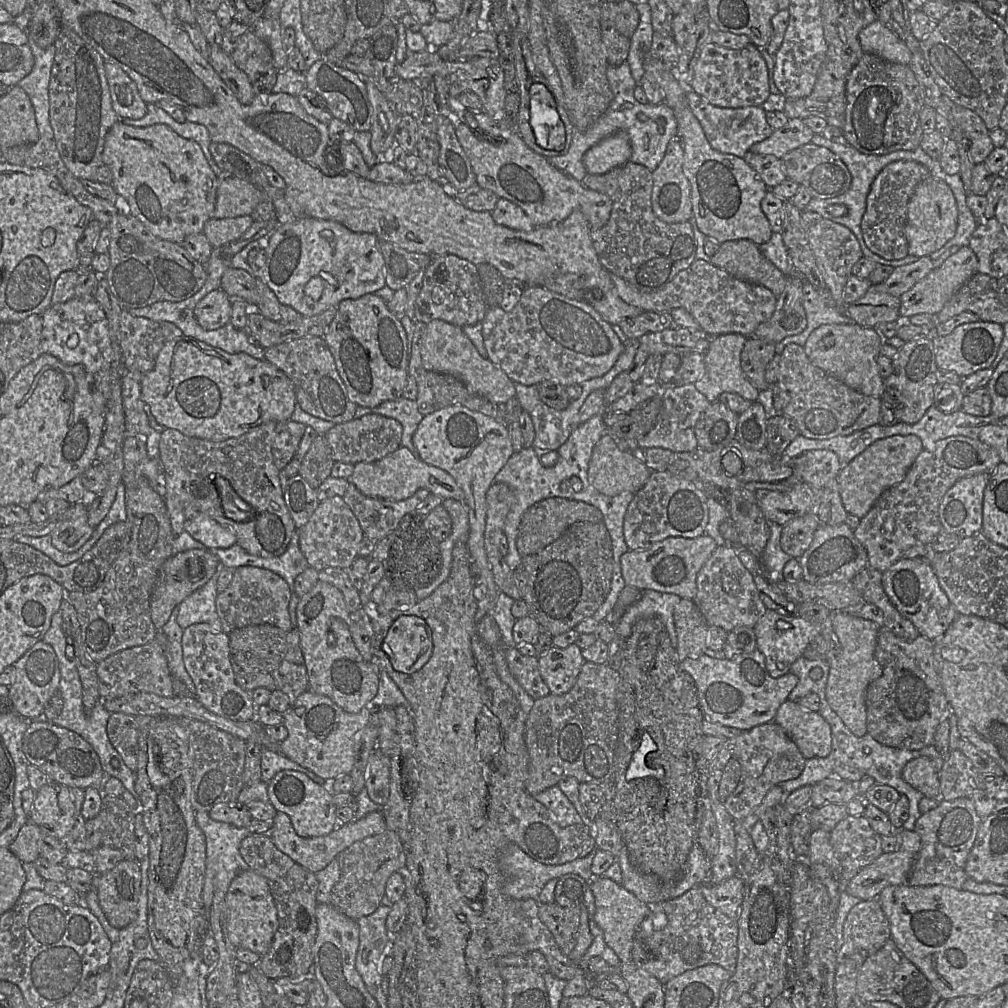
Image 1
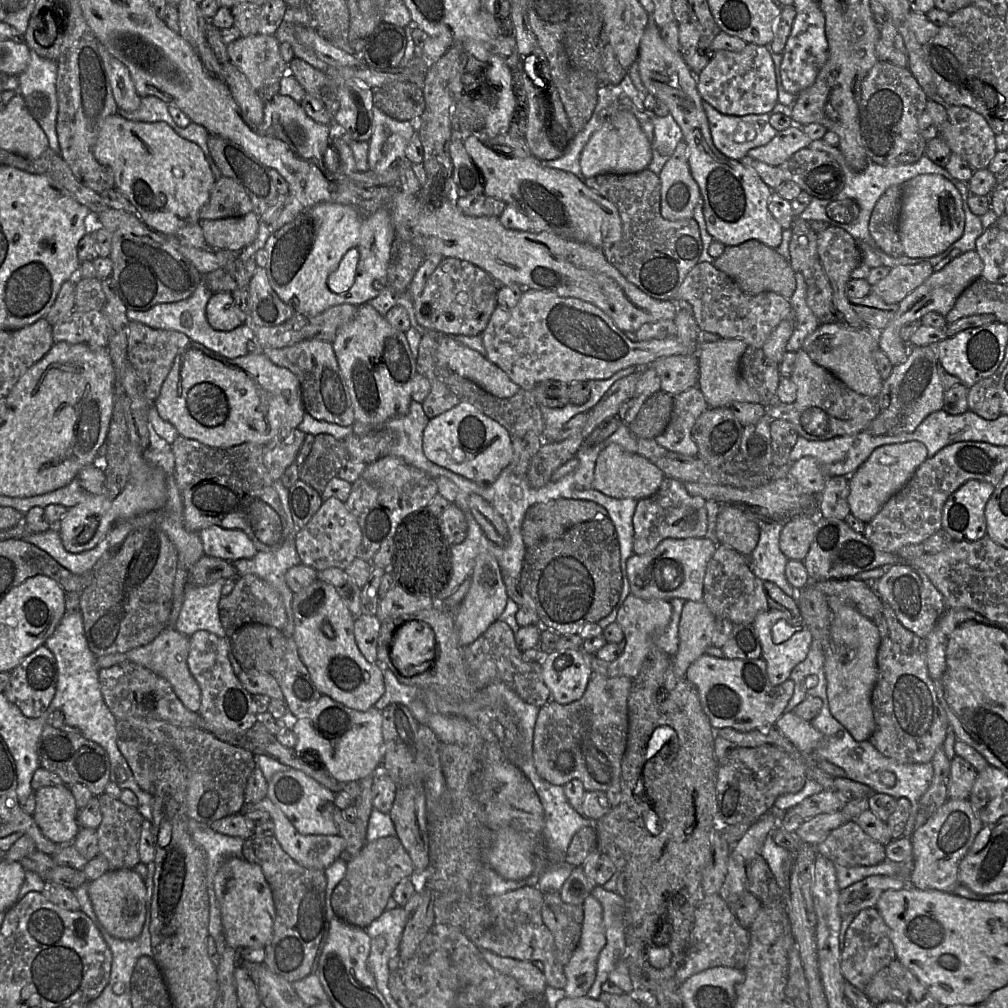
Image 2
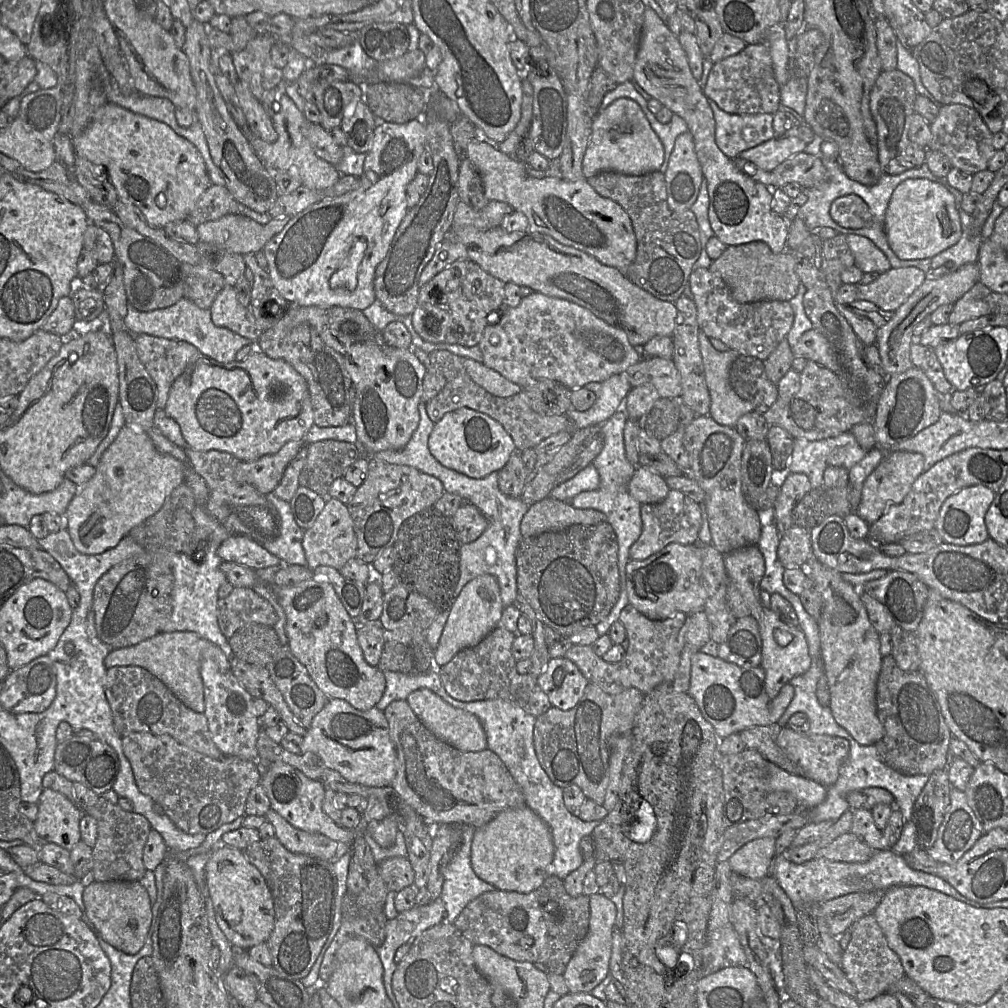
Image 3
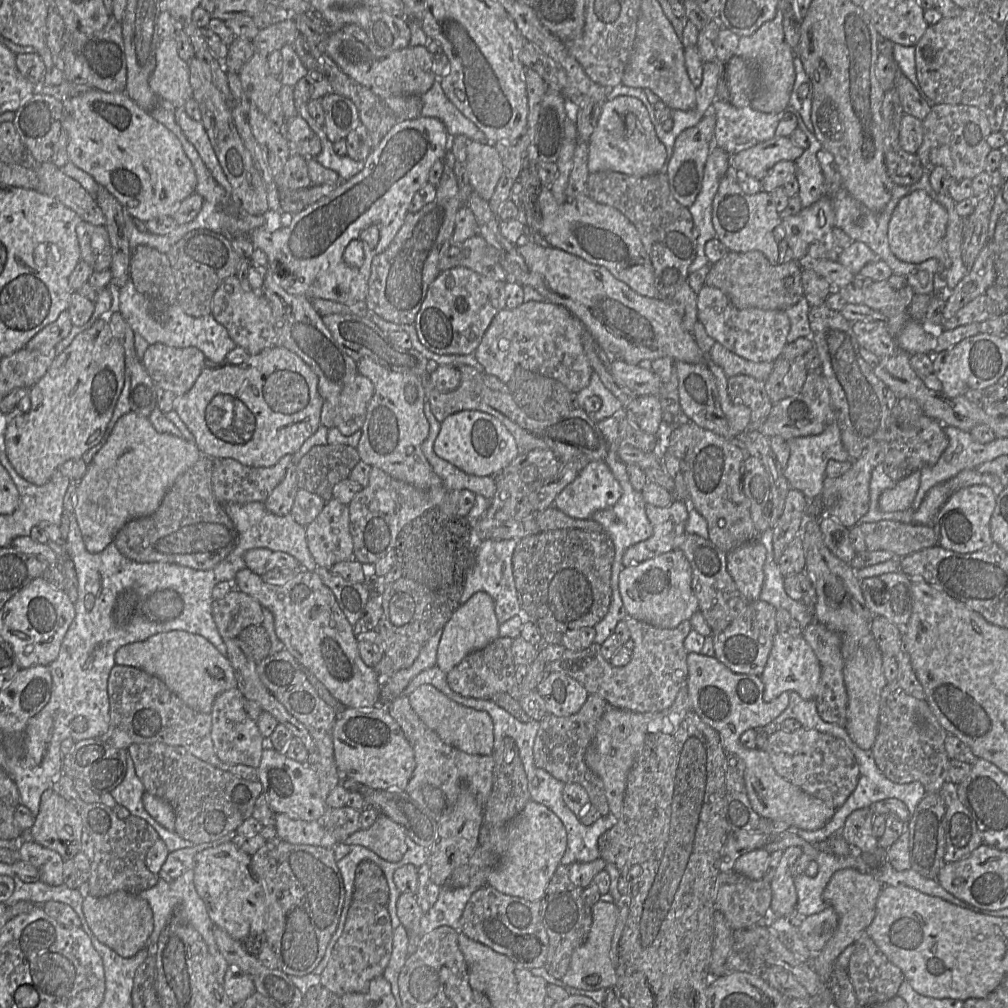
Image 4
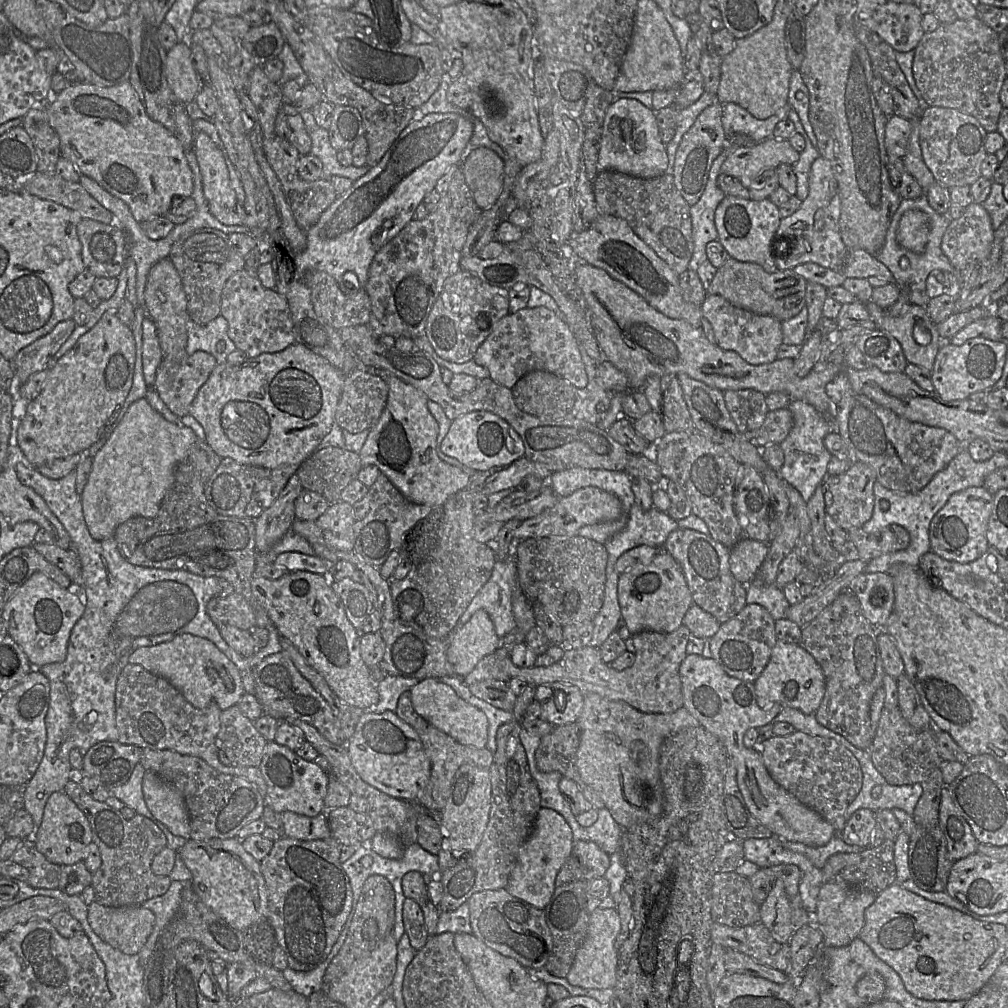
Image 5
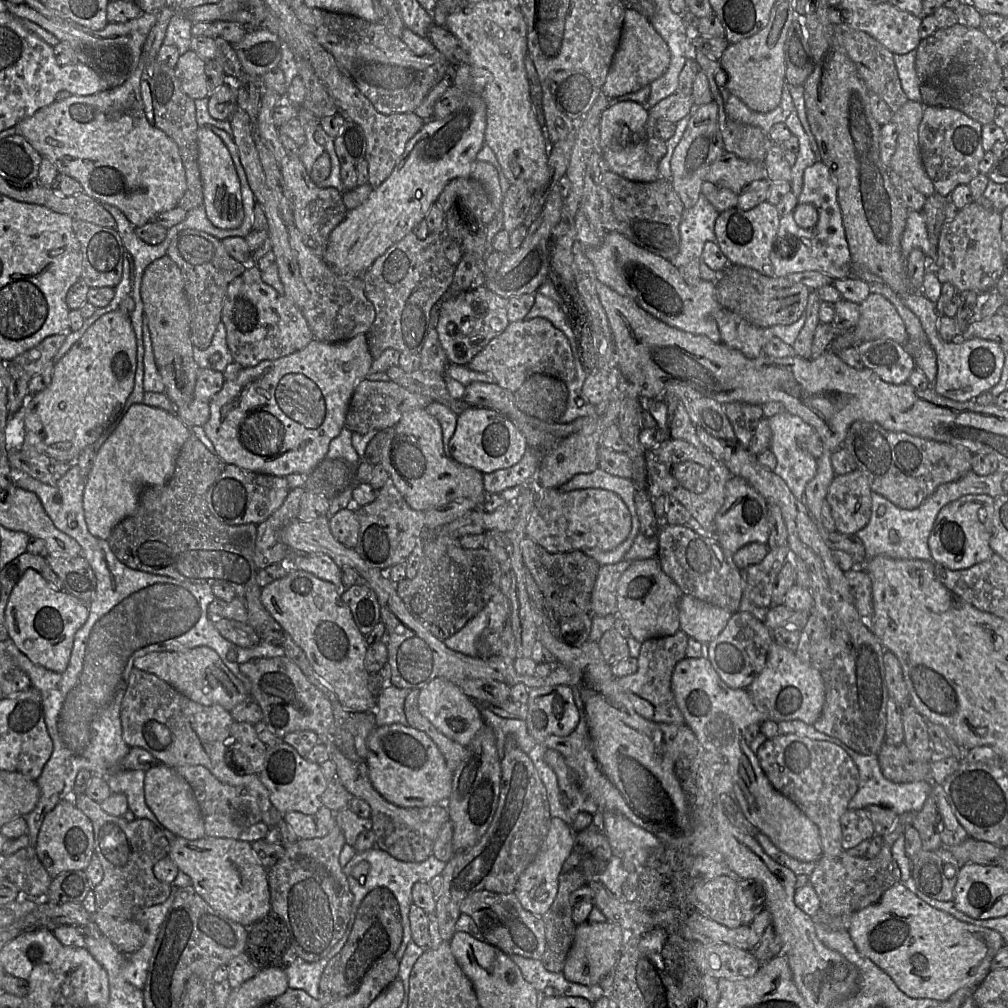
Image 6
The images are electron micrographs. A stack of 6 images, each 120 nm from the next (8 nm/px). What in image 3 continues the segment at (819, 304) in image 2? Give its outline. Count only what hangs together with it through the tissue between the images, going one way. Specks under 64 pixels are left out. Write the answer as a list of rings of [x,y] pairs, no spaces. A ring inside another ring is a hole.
[[[825,280],[807,289],[803,298],[803,306],[807,317],[813,324],[812,329],[817,330],[827,339],[835,353],[839,365],[838,377],[842,381],[847,400],[864,412],[865,422],[873,422],[887,377],[878,374],[869,364],[864,352],[866,346],[859,340],[851,325],[837,309],[836,301]]]

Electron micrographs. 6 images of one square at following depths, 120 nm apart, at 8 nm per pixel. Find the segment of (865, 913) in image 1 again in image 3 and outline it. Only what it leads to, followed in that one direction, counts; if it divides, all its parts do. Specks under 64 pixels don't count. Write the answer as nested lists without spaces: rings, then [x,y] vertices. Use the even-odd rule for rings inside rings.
[[[873,913],[861,917],[850,930],[851,937],[843,949],[841,968],[854,985],[856,999],[861,1003],[888,992],[889,987],[905,974],[899,956],[889,947]]]

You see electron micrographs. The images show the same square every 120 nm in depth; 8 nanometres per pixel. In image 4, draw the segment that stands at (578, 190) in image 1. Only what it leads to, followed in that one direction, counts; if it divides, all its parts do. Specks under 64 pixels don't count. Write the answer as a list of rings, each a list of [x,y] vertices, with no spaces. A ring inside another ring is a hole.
[[[470,140],[467,145],[467,171],[474,192],[489,201],[503,173],[503,163],[495,149],[495,141],[481,143]],[[546,186],[539,191],[537,203],[542,215],[540,233],[550,246],[604,266],[618,280],[642,296],[659,298],[651,259],[636,227],[621,211],[594,201],[587,193],[574,200],[558,203],[550,187]]]

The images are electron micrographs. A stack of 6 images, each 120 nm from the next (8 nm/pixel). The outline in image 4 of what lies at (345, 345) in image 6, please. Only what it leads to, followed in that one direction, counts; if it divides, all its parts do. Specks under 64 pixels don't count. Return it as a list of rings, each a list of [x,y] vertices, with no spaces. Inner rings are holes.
[[[274,346],[242,363],[206,359],[194,385],[174,402],[173,410],[192,433],[201,454],[212,459],[235,459],[251,467],[271,467],[286,454],[295,454],[318,430],[322,405],[317,375],[297,354]]]

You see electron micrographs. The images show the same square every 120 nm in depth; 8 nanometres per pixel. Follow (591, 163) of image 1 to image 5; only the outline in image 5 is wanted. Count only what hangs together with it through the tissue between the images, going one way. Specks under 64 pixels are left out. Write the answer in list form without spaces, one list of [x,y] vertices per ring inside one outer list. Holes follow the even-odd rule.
[[[620,98],[607,108],[604,116],[598,167],[636,178],[652,179],[663,175],[668,166],[665,145],[659,135],[654,112],[635,99]]]

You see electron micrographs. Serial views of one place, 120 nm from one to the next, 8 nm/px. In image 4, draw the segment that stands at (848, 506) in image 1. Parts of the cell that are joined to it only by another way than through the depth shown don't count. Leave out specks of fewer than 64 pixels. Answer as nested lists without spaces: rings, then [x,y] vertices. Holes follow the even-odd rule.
[[[915,471],[896,482],[894,487],[885,490],[879,497],[879,509],[885,513],[908,509],[918,491],[920,477],[920,471]]]

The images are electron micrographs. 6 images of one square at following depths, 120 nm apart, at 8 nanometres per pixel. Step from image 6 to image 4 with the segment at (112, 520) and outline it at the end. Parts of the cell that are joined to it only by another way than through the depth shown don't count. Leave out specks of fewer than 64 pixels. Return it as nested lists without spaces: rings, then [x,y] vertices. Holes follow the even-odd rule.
[[[133,411],[123,415],[76,487],[74,513],[87,551],[103,551],[126,523],[153,514],[176,479],[201,455],[195,441],[156,431],[149,417]]]

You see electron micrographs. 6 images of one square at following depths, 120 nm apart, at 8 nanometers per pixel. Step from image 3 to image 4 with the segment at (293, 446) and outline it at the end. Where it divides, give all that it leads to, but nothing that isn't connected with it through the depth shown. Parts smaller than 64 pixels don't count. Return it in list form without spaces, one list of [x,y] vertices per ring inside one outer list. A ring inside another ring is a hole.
[[[286,454],[277,464],[271,467],[246,466],[231,458],[216,460],[212,474],[212,491],[214,497],[220,504],[265,502],[275,487],[284,479],[292,460],[293,455]]]

